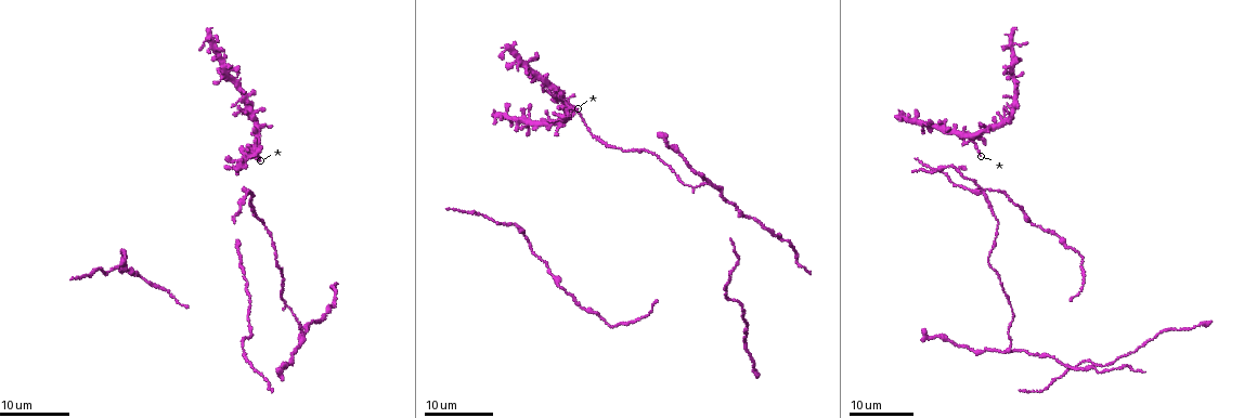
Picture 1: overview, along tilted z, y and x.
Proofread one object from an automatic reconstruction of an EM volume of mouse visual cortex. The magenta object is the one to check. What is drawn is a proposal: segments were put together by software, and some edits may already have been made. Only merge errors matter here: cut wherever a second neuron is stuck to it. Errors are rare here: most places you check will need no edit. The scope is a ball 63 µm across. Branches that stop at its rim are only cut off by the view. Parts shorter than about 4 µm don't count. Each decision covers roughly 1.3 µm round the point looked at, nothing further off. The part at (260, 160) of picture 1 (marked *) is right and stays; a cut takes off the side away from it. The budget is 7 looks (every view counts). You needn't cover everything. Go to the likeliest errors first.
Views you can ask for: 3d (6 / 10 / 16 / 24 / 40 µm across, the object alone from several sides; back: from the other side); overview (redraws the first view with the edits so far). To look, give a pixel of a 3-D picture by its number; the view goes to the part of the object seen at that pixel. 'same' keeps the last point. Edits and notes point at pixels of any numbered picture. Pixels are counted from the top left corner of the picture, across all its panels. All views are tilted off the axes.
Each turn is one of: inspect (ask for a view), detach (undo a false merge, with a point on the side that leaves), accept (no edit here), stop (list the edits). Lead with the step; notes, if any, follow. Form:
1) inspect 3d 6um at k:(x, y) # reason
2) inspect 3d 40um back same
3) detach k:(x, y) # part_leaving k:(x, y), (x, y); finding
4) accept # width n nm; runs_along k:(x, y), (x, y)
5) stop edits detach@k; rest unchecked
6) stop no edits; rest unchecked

inspect 3d 16um at 1:(1010, 352) # three-way junction

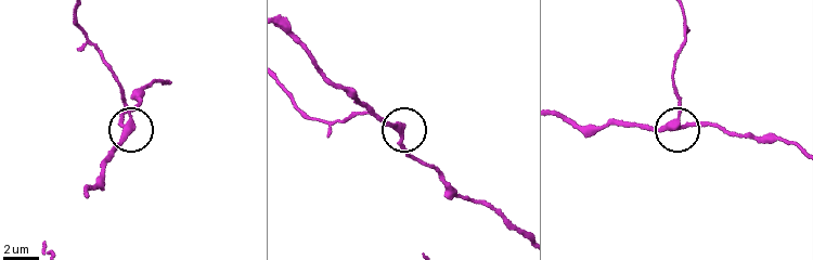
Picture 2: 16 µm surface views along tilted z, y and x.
inspect 3d 10um at 2:(398, 129)

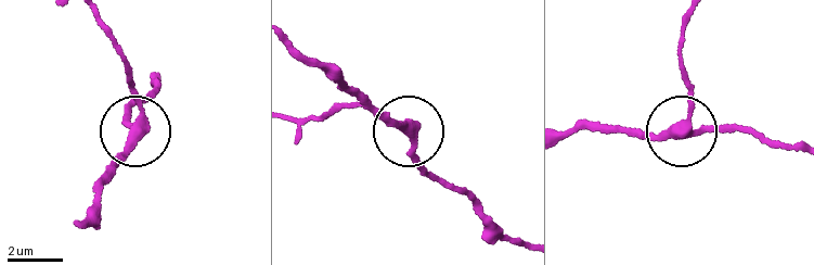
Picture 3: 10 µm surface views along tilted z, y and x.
detach 3:(131, 89) # width 320 nm; part_leaving 3:(133, 127), (137, 93), (128, 62), (102, 20); a second neuron is stuck on

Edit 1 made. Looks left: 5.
inspect overview # see it whole again

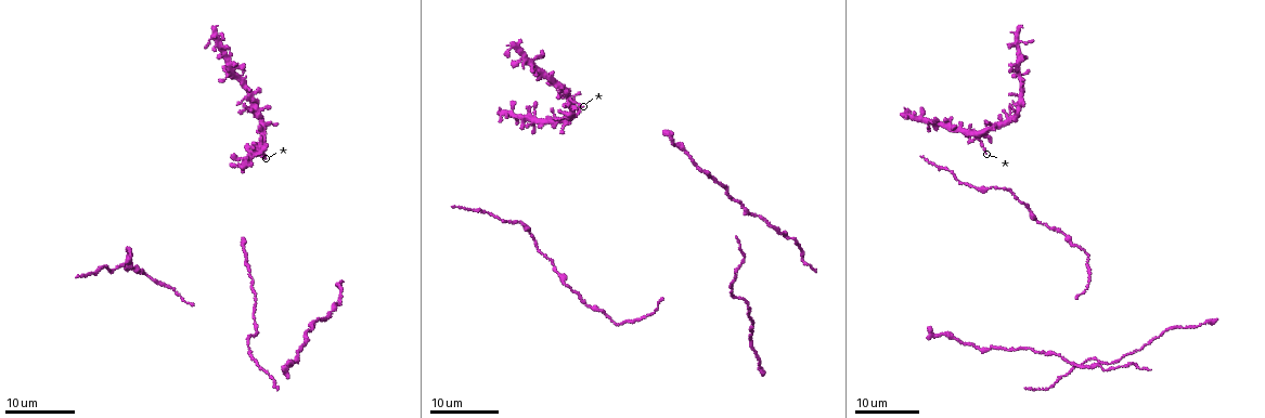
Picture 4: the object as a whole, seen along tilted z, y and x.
inspect 3d 24um at 4:(980, 141) # calibre changes

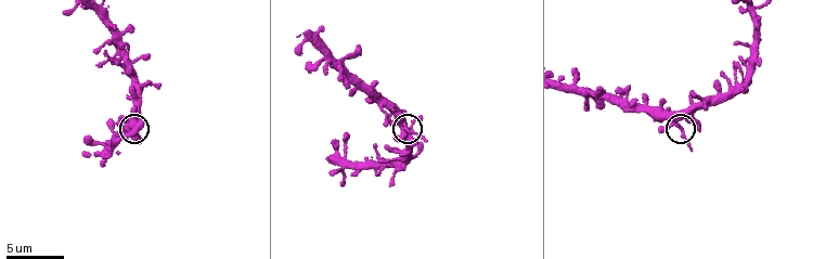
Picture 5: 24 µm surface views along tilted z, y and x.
inspect 3d 6um at 5:(408, 127)

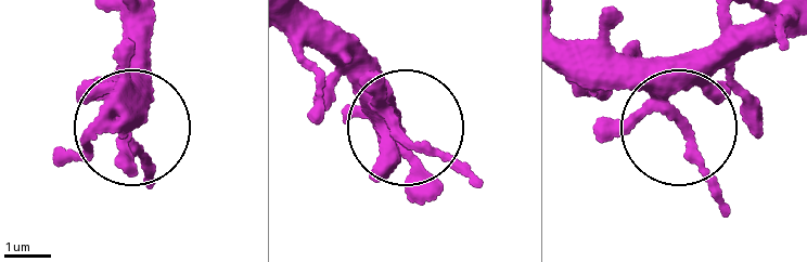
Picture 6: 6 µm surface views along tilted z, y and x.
accept # arms 3; runs_along 6:(725, 212), (696, 144), (601, 54); continuous, no second neuron

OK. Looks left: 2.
inspect 3d 16um at 4:(1063, 233) # a narrow waist

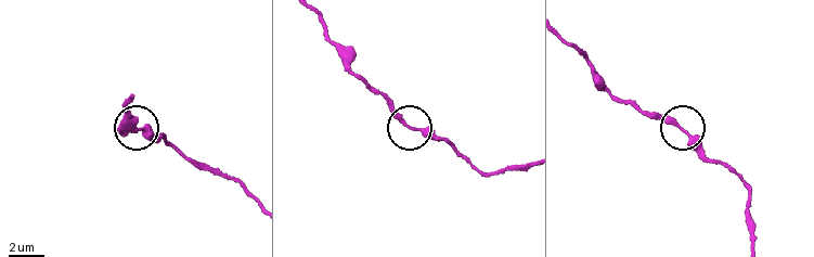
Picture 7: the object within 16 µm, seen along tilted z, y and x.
inspect 3d 6um at 7:(683, 128)

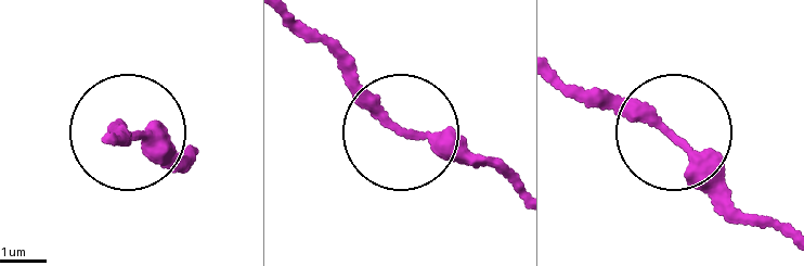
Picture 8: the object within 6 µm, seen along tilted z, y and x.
accept # all the same neuron

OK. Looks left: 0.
stop edits detach@3; rest unchecked

